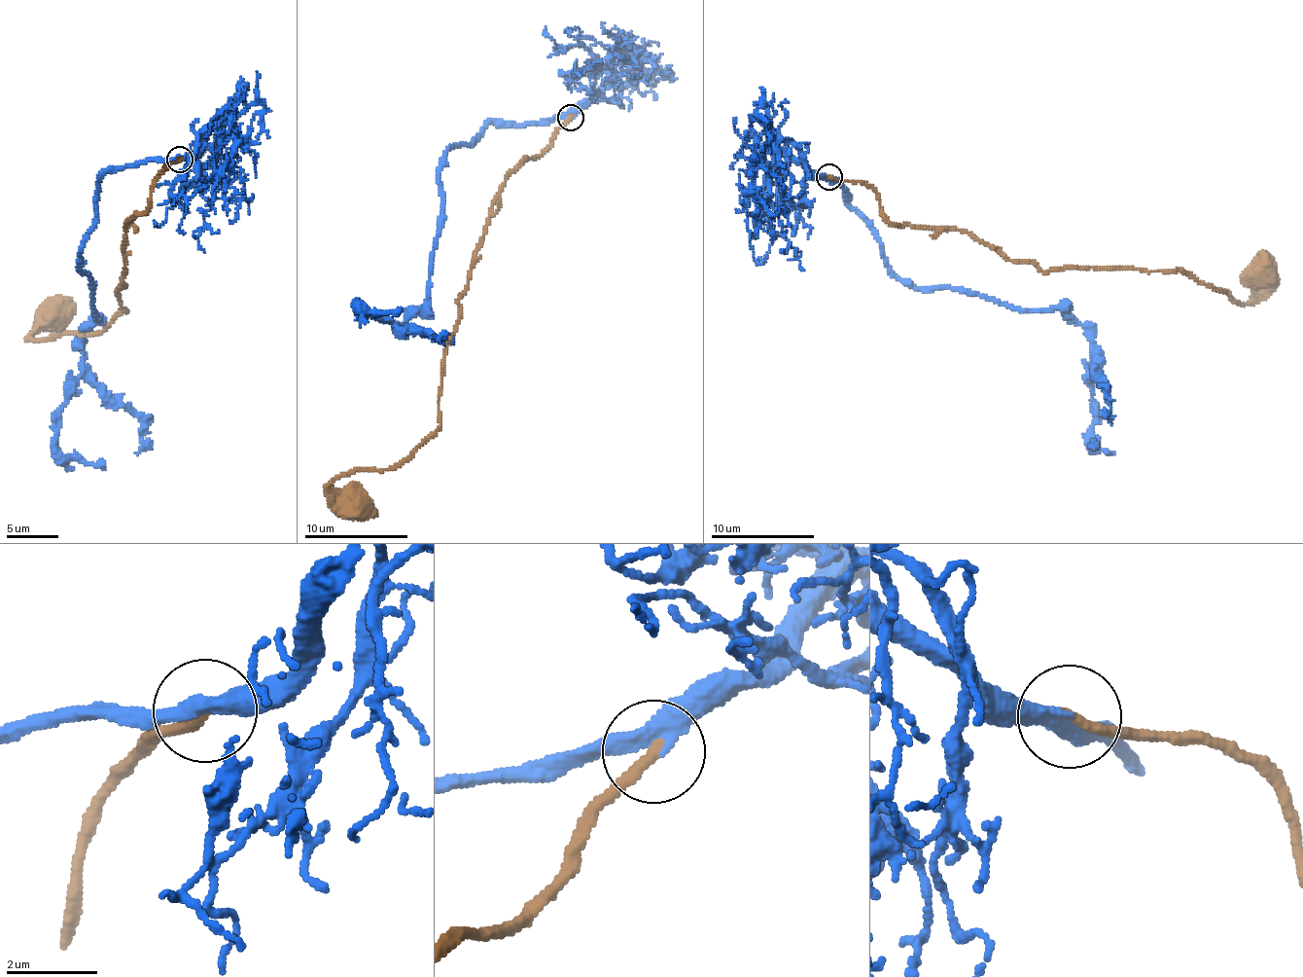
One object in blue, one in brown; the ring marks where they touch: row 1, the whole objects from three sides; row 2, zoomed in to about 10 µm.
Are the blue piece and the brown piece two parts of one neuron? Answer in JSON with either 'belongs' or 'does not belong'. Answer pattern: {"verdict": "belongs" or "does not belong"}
{"verdict": "belongs"}

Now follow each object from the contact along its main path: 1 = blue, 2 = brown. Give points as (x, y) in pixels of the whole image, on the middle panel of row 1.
1: (571, 118), (489, 123), (446, 152), (440, 170), (430, 302), (398, 327), (357, 307), (400, 311)
2: (571, 118), (492, 206), (444, 354), (440, 427), (388, 470), (330, 485), (377, 516)

